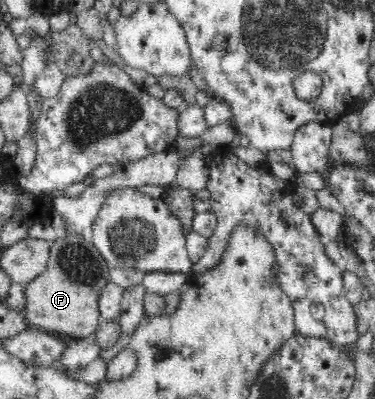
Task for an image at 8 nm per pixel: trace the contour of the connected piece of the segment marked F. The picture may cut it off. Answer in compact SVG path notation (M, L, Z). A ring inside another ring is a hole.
M63 234L51 244L49 270L27 286L26 317L32 328L83 339L99 329L98 298L108 282L109 267L86 235Z

